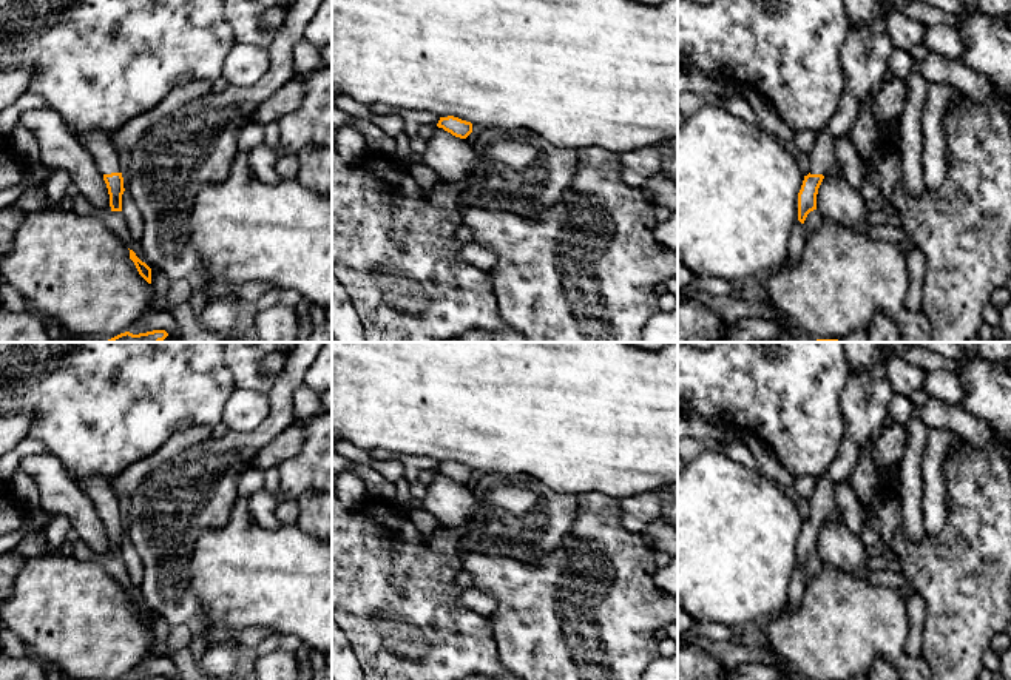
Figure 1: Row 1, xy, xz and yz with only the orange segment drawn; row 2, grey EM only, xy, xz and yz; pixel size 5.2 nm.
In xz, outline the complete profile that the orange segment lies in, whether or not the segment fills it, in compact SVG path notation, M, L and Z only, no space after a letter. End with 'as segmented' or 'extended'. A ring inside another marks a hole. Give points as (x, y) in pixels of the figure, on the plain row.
M454 461L440 463L438 473L443 473L445 476L451 478L455 483L466 484L472 478L472 469L462 466Z; as segmented

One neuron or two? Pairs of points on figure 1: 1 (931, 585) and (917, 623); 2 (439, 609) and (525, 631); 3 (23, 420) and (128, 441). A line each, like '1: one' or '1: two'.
1: two
2: two
3: two

